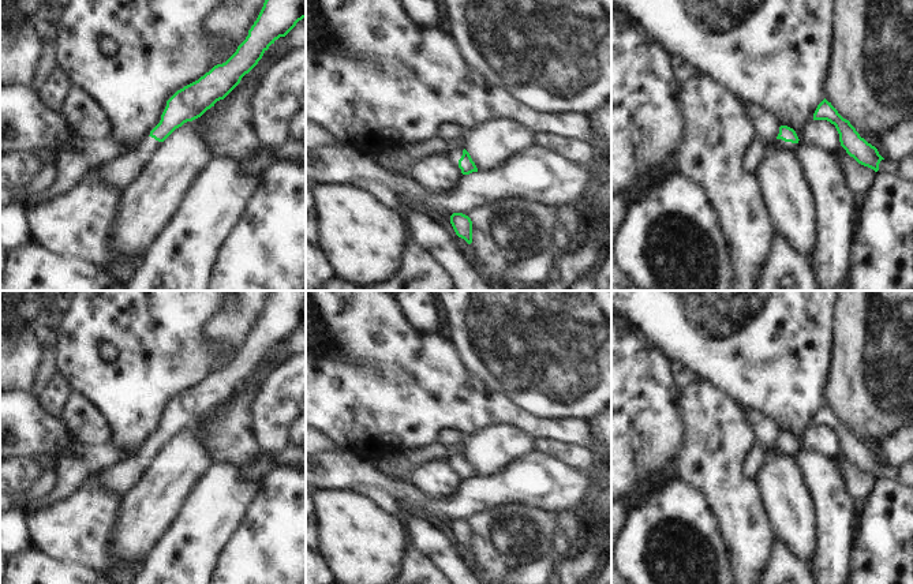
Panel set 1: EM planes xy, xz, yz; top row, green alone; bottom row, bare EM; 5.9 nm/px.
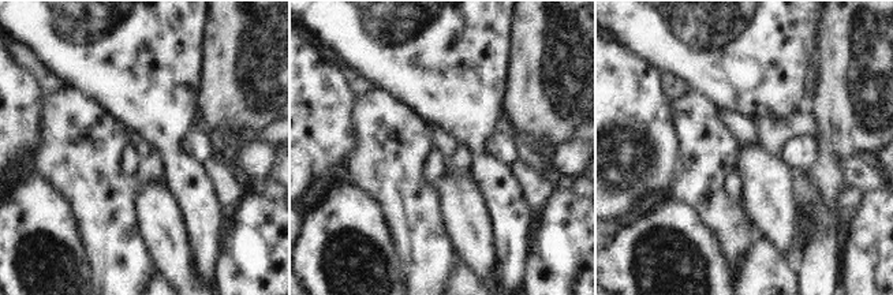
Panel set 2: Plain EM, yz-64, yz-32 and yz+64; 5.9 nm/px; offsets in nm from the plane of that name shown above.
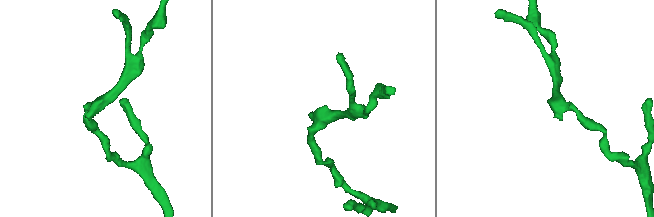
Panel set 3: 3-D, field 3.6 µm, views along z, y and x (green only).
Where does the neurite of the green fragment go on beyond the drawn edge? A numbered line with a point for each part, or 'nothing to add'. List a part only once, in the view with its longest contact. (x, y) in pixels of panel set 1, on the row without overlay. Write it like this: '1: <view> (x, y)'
1: yz (779, 450)

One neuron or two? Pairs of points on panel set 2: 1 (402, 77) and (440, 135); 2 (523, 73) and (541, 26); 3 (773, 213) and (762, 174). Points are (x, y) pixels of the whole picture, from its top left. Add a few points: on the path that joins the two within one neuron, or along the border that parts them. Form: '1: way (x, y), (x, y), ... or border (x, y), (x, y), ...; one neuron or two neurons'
1: border (432, 126), (444, 130), (458, 146); two neurons
2: way (534, 62), (541, 55), (541, 37); one neuron
3: way (770, 204), (768, 183); one neuron

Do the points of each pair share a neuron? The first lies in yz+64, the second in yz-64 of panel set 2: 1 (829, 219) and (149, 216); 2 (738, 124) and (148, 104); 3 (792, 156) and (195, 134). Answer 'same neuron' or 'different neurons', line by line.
1: different neurons
2: different neurons
3: same neuron

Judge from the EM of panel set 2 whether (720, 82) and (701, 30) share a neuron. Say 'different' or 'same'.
same

